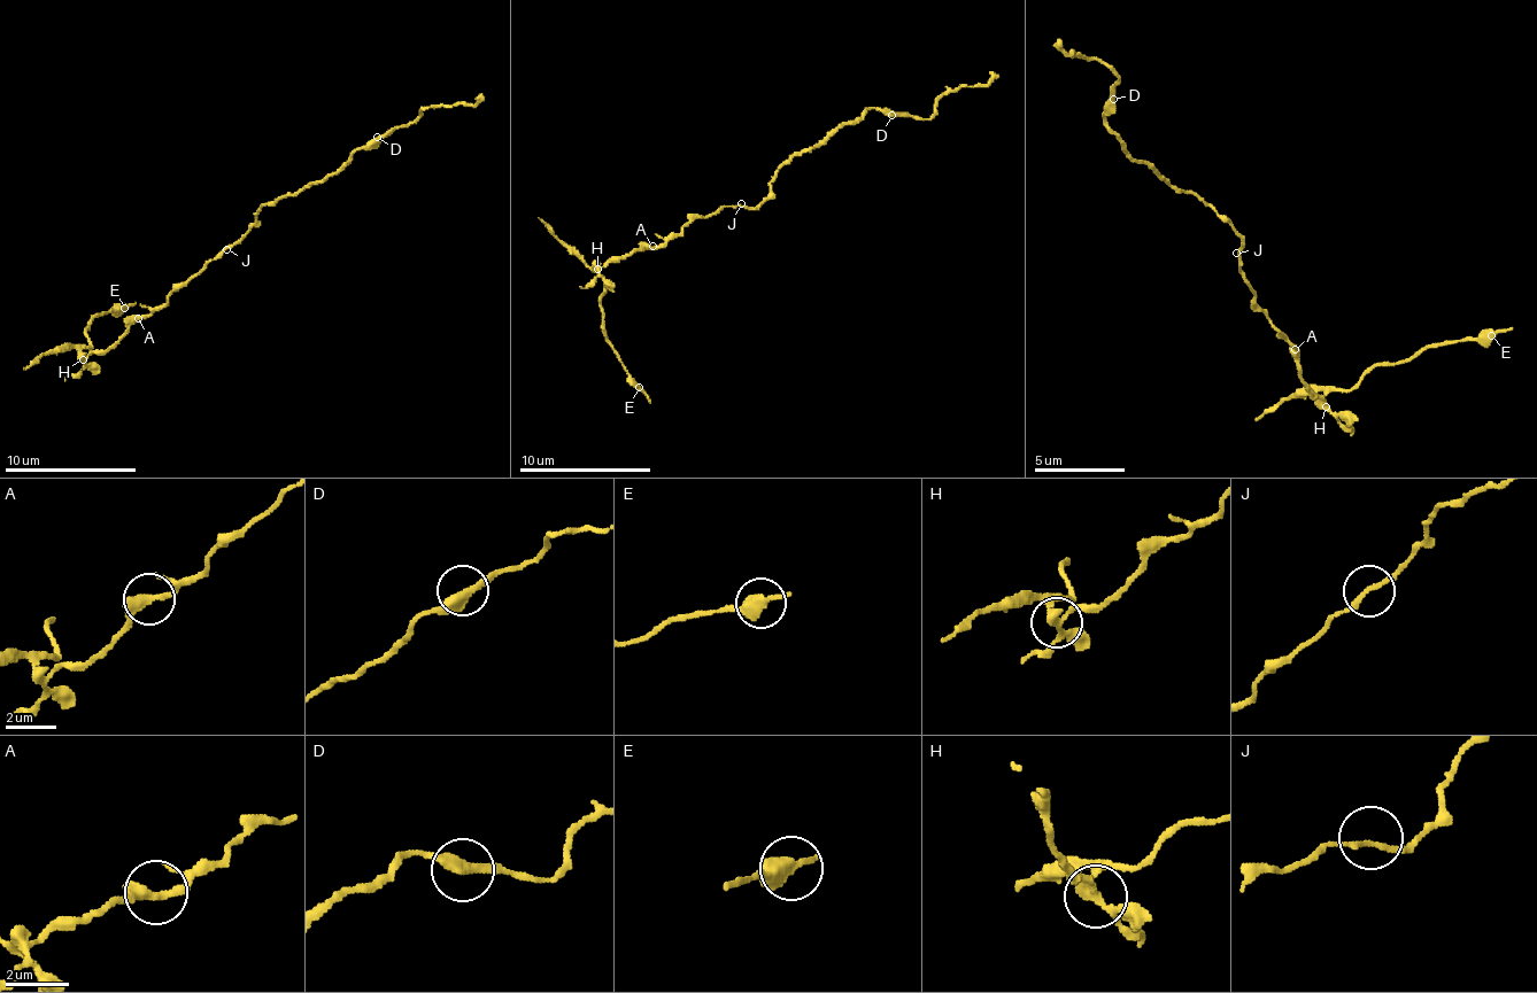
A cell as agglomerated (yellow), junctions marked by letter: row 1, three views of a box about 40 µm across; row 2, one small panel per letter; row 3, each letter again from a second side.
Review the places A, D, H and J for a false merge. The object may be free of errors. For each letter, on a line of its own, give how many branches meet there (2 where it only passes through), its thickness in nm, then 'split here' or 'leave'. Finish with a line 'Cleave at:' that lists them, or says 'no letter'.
A: 2 | 340 nm | leave
D: 2 | 360 nm | leave
H: 4 | 280 nm | split here
J: 2 | 170 nm | leave
Cleave at: H

